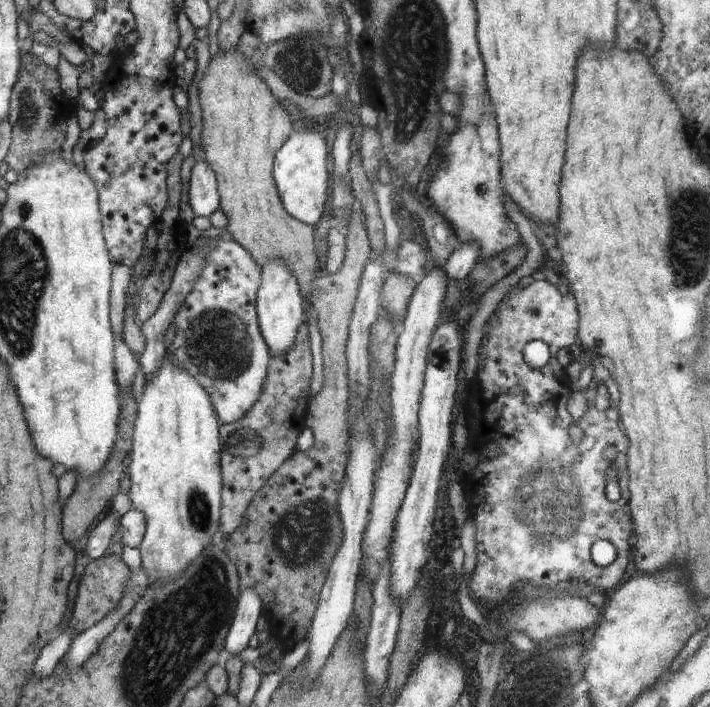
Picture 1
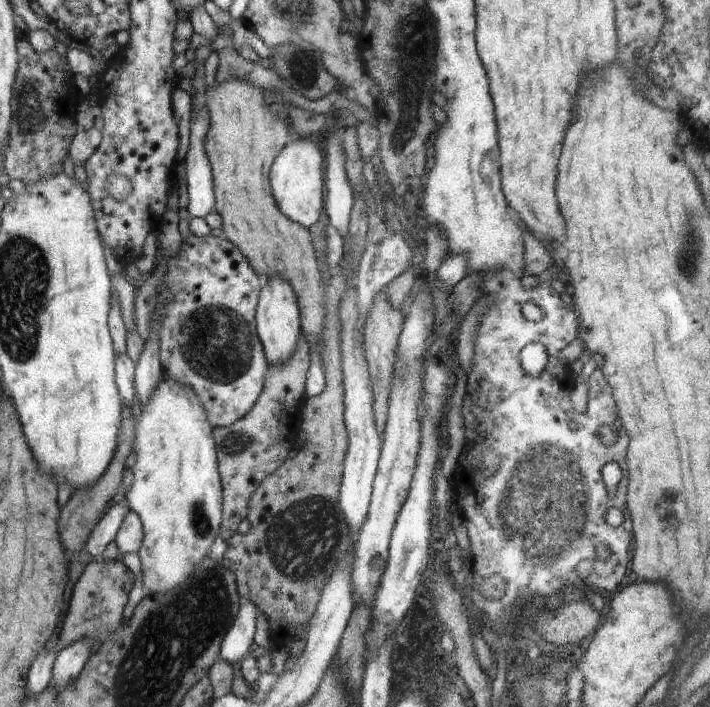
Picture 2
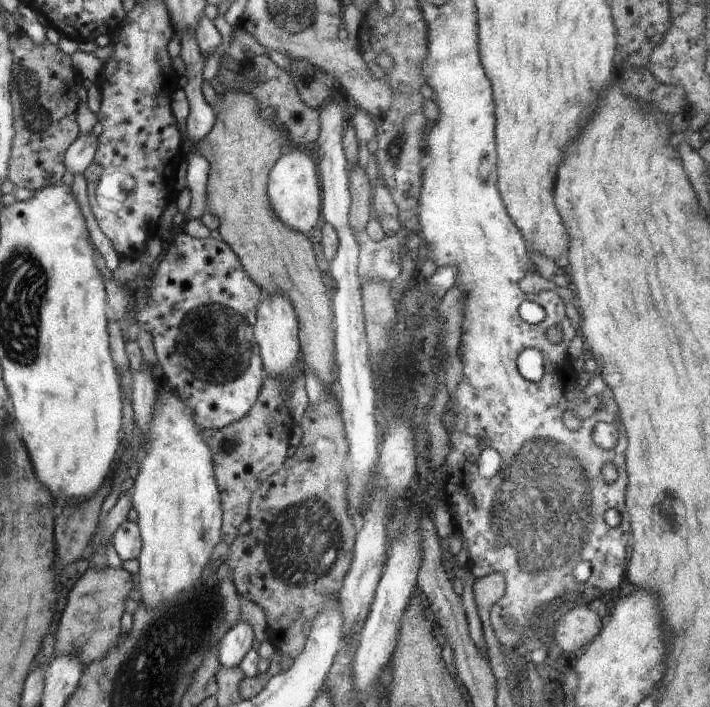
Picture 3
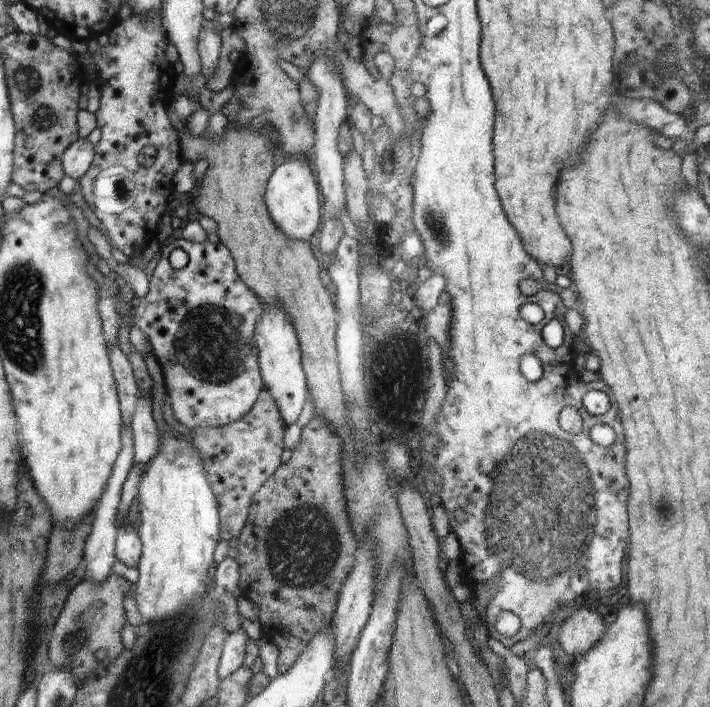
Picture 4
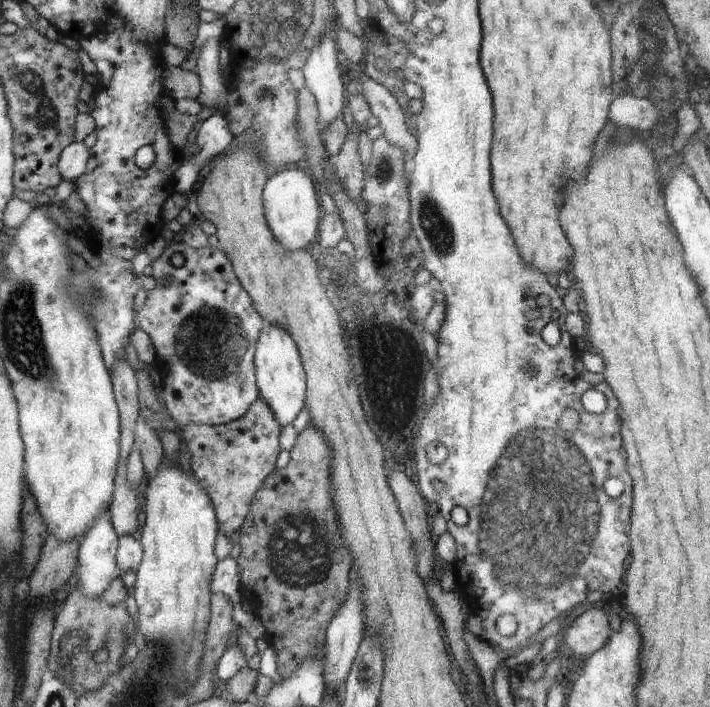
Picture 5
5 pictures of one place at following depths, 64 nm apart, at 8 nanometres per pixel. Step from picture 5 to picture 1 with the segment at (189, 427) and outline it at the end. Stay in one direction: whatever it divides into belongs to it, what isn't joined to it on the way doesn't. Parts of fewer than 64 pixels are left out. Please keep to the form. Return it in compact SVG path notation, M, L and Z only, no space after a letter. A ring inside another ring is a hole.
M306 321L298 329L294 346L288 352L271 357L267 369L256 404L242 419L219 426L222 479L219 530L226 538L241 526L240 522L246 516L256 492L292 456L296 450L296 438L306 428L312 374L309 326Z

